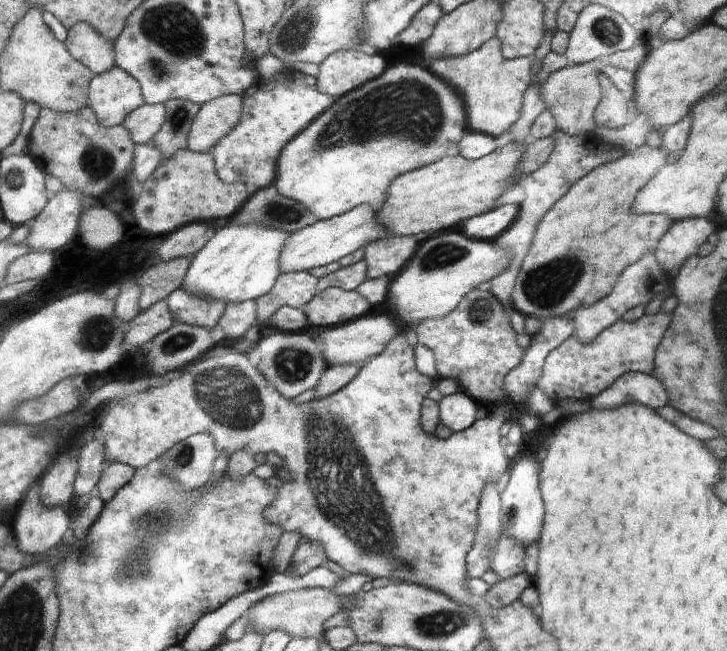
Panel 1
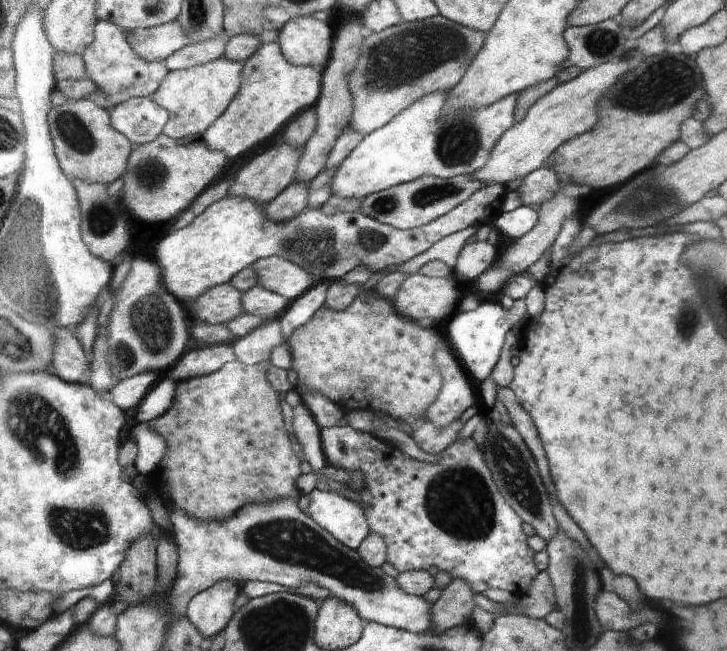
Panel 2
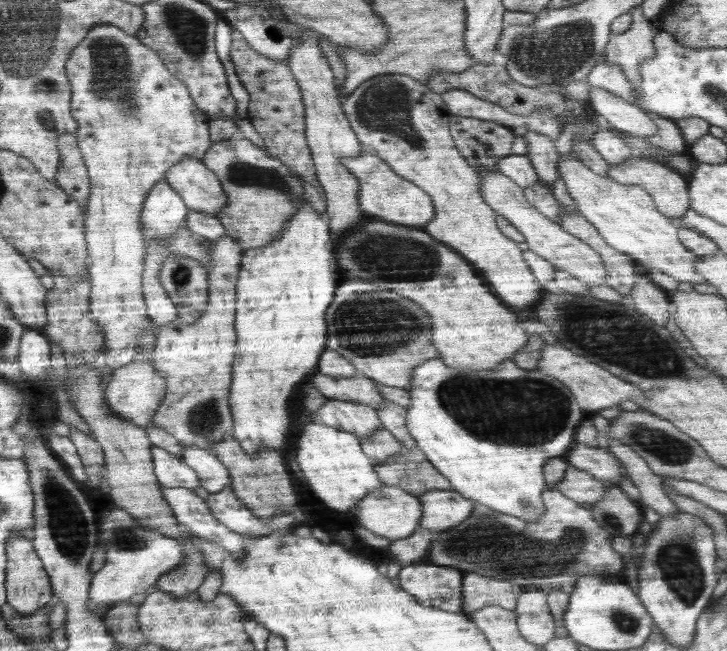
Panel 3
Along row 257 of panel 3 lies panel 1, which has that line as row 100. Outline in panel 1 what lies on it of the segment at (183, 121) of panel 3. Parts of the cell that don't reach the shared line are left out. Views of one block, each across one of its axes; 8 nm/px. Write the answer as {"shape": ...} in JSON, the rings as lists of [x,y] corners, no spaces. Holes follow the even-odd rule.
{"shape":[[[116,64],[89,83],[88,106],[106,127],[122,125],[133,110],[145,103],[141,83]]]}

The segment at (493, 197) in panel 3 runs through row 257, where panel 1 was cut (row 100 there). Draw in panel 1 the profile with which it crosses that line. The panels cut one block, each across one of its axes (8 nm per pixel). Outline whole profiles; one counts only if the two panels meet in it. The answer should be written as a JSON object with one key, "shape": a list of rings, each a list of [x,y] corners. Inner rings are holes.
{"shape":[[[601,59],[579,65],[568,65],[549,74],[538,86],[538,96],[544,102],[545,110],[550,110],[556,126],[564,134],[576,136],[576,134],[594,134],[594,111],[602,100],[602,84],[600,76],[604,73],[606,62]]]}

